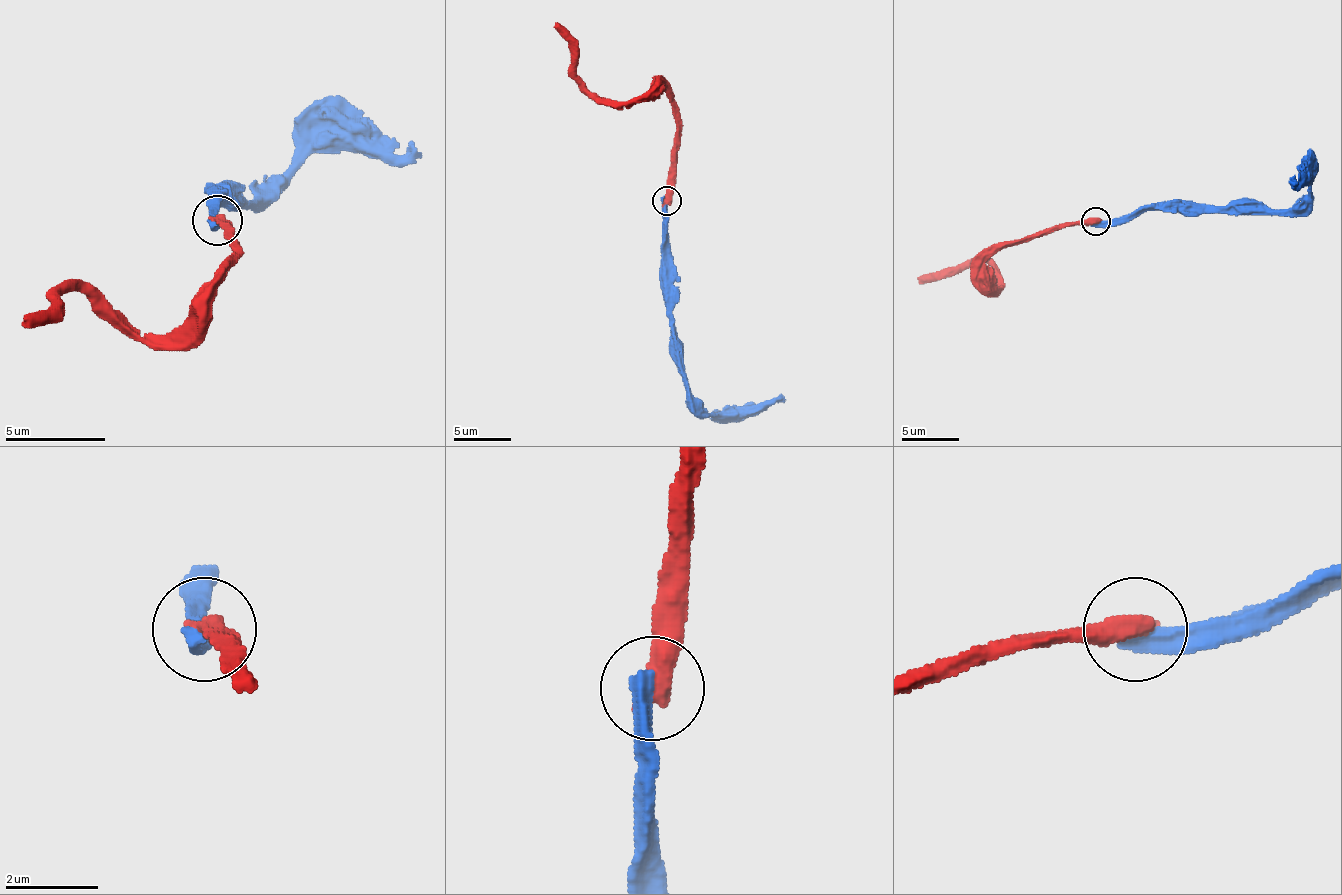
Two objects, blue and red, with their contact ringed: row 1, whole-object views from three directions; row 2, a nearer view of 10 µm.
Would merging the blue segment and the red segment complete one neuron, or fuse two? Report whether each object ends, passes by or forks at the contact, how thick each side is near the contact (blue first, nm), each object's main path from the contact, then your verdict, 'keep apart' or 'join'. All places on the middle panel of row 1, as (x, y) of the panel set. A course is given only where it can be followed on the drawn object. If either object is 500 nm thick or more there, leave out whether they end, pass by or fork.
440 nm thick on the blue side, 500 nm on the other; blue runs (666, 199), (672, 355), (686, 390), (709, 413), (758, 413), (784, 396); red runs (666, 199), (677, 136), (672, 98), (651, 90), (637, 101), (602, 104), (579, 78), (568, 35), (556, 23); keep apart

